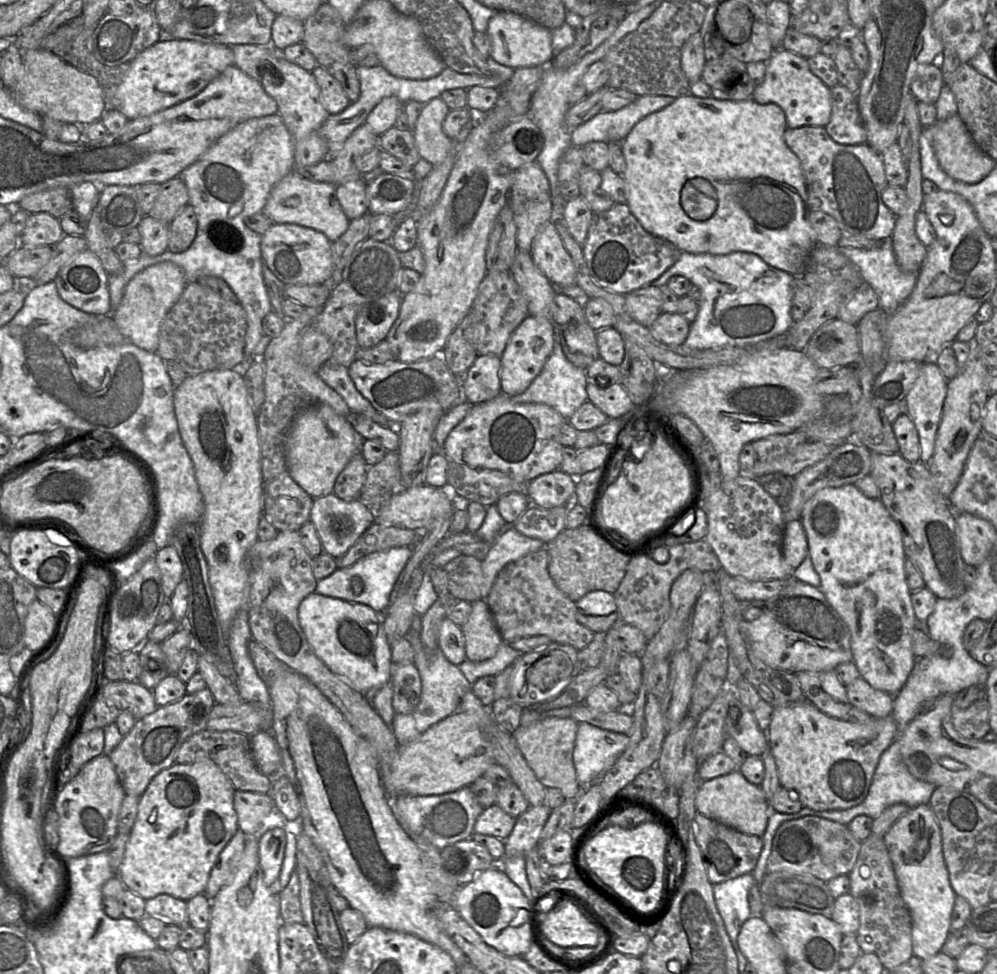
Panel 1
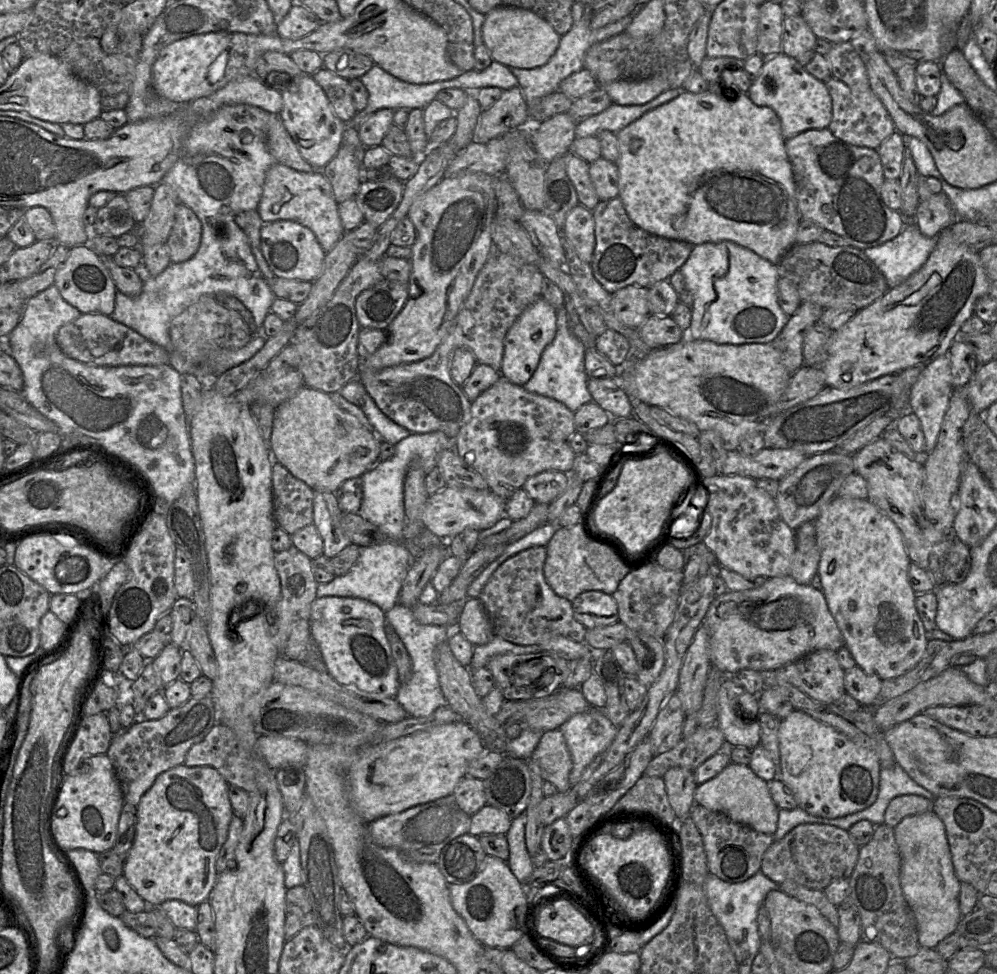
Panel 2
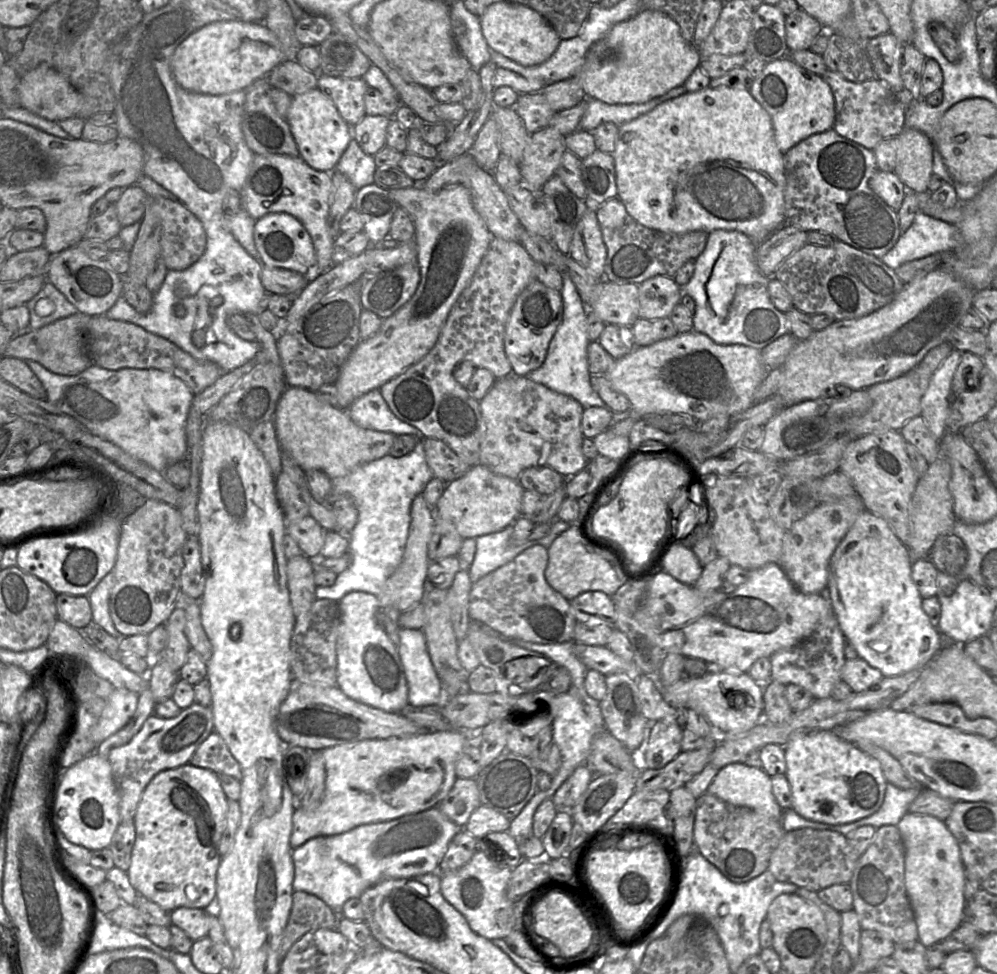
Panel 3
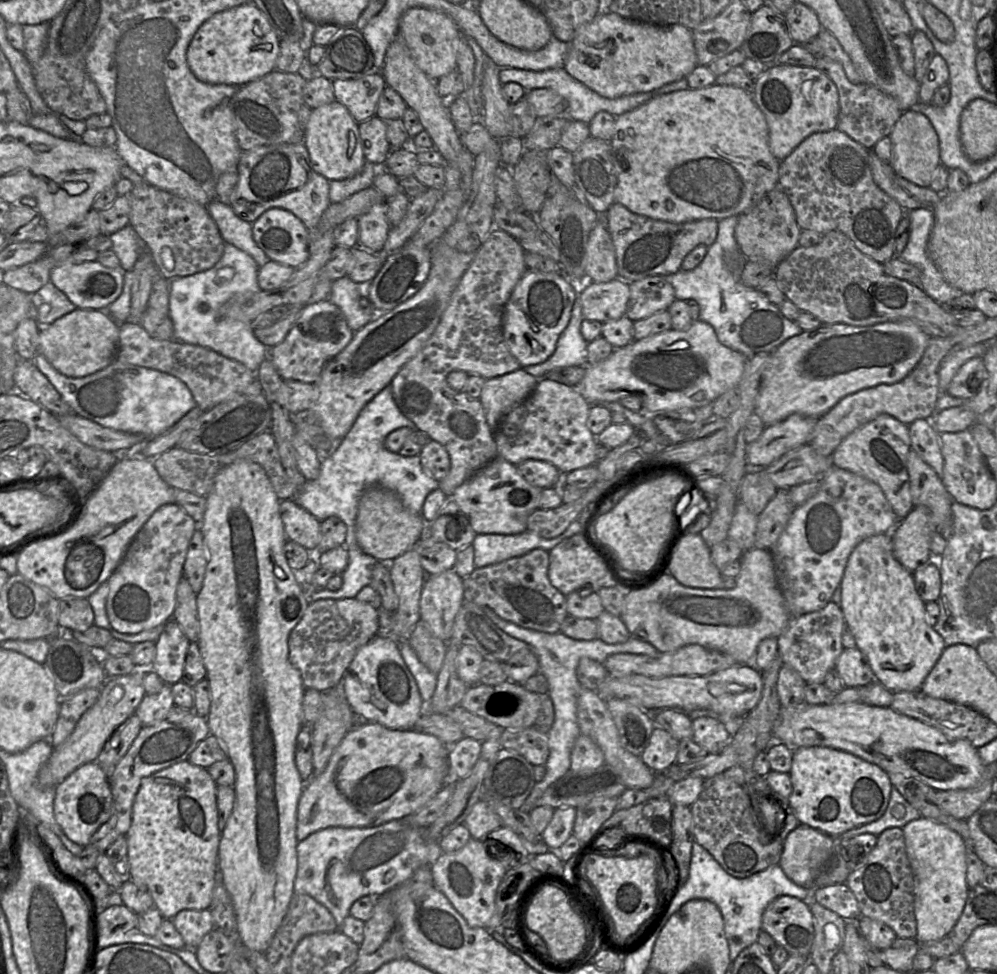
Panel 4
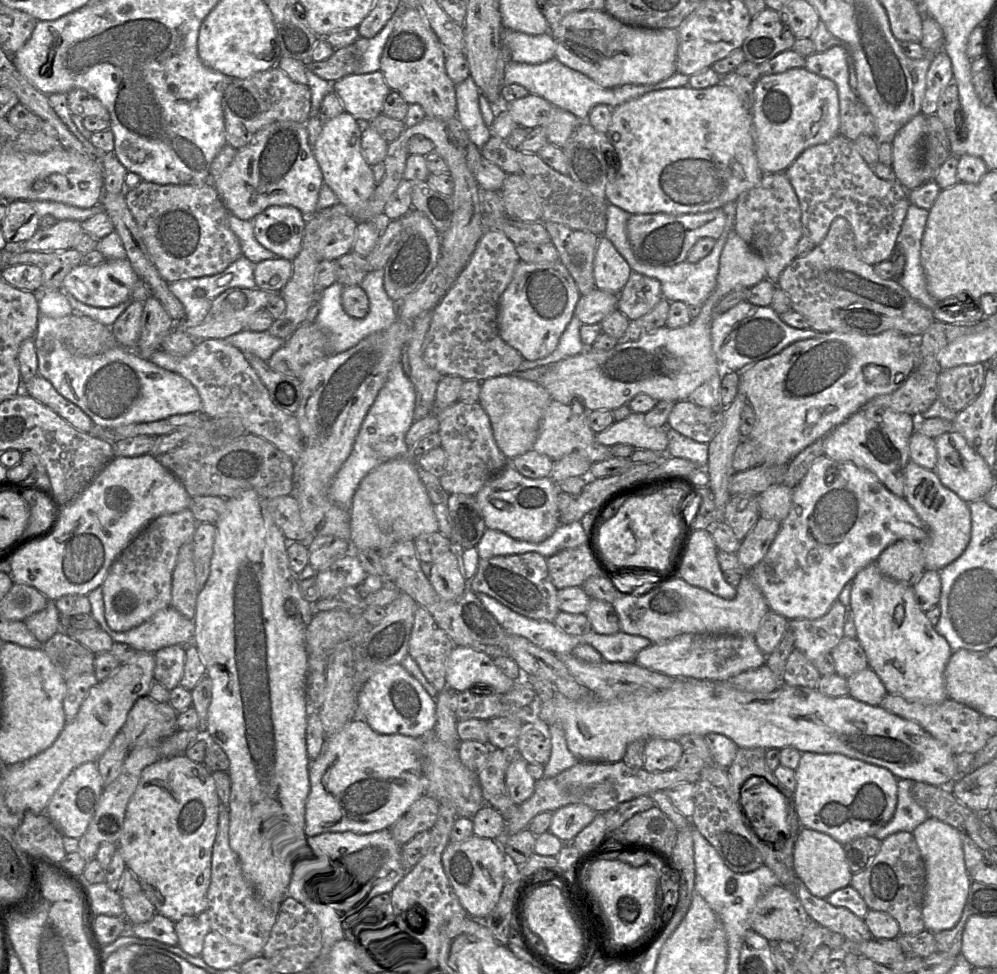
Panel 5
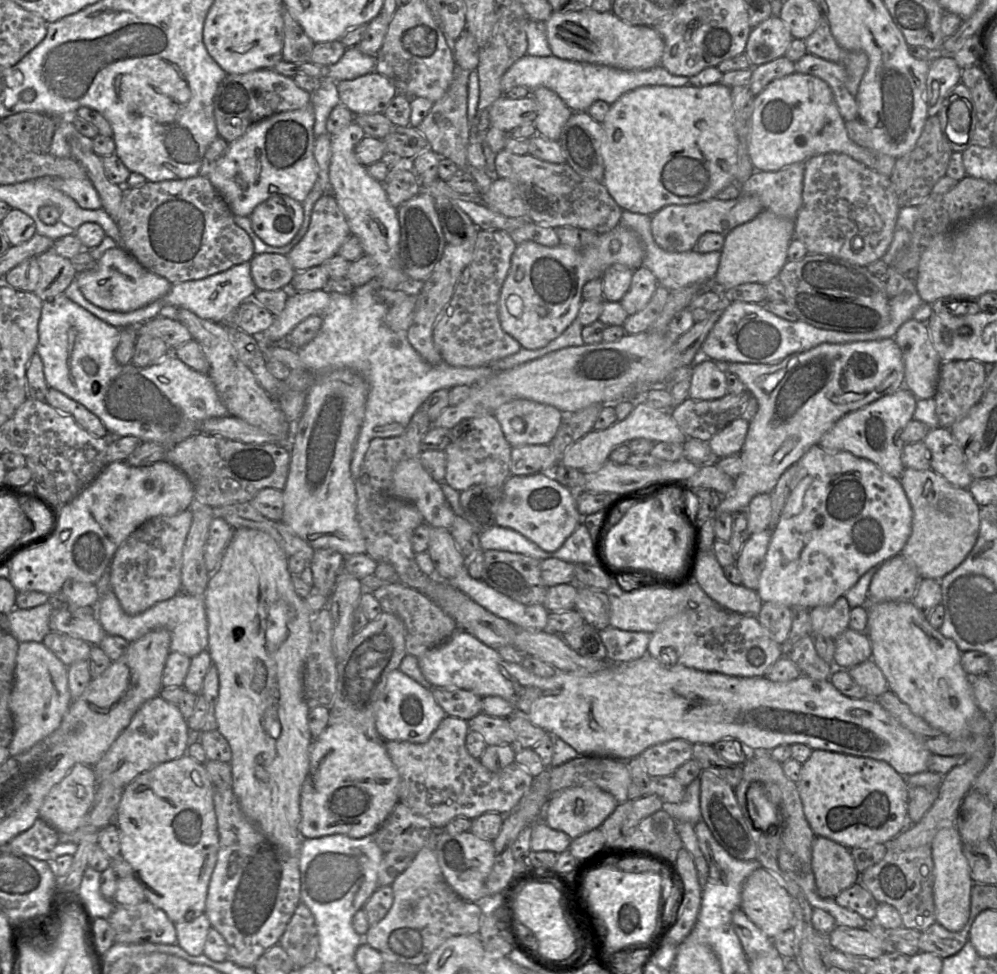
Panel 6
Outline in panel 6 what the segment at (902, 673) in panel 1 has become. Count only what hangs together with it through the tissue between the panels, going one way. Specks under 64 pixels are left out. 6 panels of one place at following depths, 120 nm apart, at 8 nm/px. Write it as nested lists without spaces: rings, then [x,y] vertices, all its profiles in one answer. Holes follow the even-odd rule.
[[[912,601],[868,602],[866,608],[871,659],[886,678],[889,690],[934,728],[960,736],[968,720],[981,710],[955,642],[933,628]]]

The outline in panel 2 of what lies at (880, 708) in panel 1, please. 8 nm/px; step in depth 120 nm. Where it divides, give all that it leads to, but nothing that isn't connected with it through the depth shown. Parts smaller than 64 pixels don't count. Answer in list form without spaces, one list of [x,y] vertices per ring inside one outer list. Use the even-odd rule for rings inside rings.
[[[857,665],[845,671],[845,692],[852,696],[862,707],[876,707],[882,687],[882,680],[866,673]]]

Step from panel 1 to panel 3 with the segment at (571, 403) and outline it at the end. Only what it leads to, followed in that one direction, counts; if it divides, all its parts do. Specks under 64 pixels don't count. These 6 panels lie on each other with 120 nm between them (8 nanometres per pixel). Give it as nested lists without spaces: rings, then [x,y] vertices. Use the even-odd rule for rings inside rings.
[[[564,271],[561,272],[563,280],[560,292],[563,301],[563,319],[549,343],[543,364],[538,369],[531,371],[527,378],[555,392],[574,398],[584,409],[594,406],[609,409],[591,386],[587,356],[587,347],[590,342],[586,327],[588,308],[583,303],[570,276]]]

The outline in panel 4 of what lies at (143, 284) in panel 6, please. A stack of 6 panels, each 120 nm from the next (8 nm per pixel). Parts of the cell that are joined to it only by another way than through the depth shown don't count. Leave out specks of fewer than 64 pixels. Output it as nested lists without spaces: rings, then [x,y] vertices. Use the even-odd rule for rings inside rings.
[[[66,261],[55,265],[50,271],[50,282],[61,290],[79,309],[104,310],[121,294],[124,272],[120,268],[109,268],[98,261]]]

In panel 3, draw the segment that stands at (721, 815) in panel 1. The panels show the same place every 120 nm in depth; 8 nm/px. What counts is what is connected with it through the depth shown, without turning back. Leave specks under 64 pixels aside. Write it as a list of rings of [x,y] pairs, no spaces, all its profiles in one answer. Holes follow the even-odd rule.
[[[744,763],[728,764],[717,772],[707,792],[734,806],[747,807],[769,819],[782,821],[783,810],[772,793],[771,777],[763,769],[749,767]]]

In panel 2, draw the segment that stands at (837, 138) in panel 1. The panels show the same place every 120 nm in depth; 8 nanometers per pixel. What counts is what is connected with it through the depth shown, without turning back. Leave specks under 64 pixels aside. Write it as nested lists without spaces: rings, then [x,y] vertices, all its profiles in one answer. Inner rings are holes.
[[[834,77],[824,83],[832,100],[832,119],[828,129],[835,137],[850,145],[877,150],[886,138],[896,132],[887,110],[871,89],[853,91]]]

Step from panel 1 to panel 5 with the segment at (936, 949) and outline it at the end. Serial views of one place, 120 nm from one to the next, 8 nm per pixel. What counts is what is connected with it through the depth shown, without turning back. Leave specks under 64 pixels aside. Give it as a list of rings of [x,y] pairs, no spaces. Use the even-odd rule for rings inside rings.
[[[928,817],[912,832],[926,867],[926,889],[922,910],[925,930],[949,930],[958,923],[972,883],[967,872],[960,832],[951,825]]]

